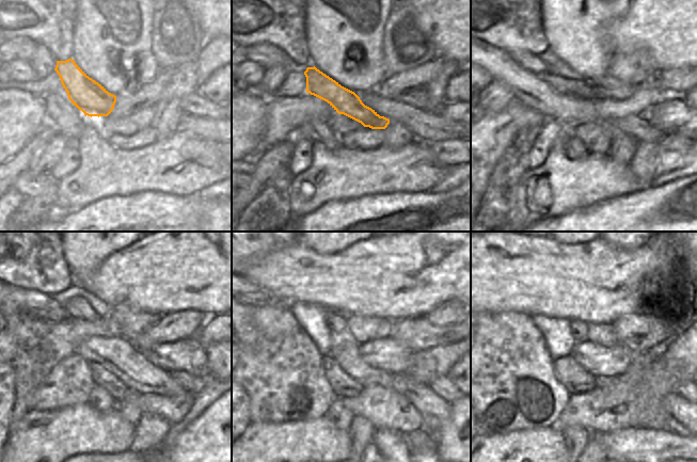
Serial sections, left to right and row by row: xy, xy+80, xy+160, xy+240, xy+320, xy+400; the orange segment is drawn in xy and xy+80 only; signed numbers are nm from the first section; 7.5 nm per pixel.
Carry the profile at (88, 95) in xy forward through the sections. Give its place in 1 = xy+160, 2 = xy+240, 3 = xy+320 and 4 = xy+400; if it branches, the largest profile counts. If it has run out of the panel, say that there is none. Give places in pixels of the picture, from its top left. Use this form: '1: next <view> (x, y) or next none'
1: next xy+160 (634, 126)
2: next xy+240 (193, 384)
3: next xy+320 (443, 386)
4: next xy+400 (687, 389)

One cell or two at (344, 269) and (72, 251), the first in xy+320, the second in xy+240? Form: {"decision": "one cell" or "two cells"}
{"decision": "two cells"}

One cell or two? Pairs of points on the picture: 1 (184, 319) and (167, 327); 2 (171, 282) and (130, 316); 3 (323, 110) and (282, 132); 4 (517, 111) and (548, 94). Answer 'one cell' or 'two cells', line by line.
1: one cell
2: two cells
3: one cell
4: two cells

